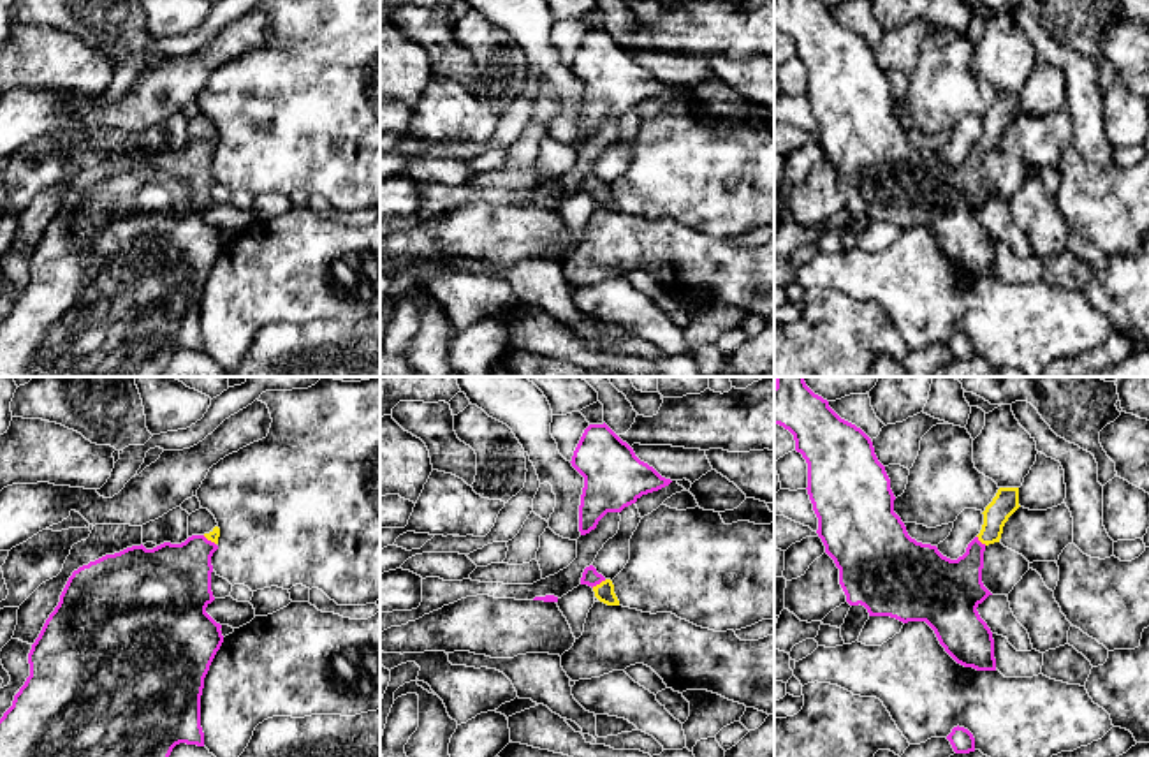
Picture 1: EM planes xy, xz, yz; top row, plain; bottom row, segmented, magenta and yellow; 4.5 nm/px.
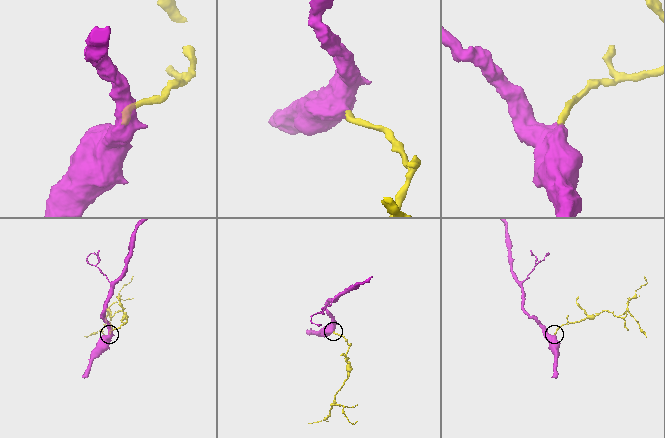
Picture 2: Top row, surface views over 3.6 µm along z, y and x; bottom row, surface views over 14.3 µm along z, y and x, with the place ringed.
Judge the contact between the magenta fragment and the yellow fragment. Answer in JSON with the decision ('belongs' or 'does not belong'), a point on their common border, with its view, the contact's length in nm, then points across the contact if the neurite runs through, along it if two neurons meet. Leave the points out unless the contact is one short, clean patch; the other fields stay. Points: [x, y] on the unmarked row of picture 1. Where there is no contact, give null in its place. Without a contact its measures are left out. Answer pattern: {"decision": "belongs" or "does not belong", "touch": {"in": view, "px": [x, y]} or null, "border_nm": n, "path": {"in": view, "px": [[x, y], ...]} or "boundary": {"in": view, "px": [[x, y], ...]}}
{"decision": "belongs", "touch": {"in": "xz", "px": [599, 189]}, "border_nm": 80, "path": {"in": "xz", "px": [[590, 182], [599, 189], [604, 198]]}}

